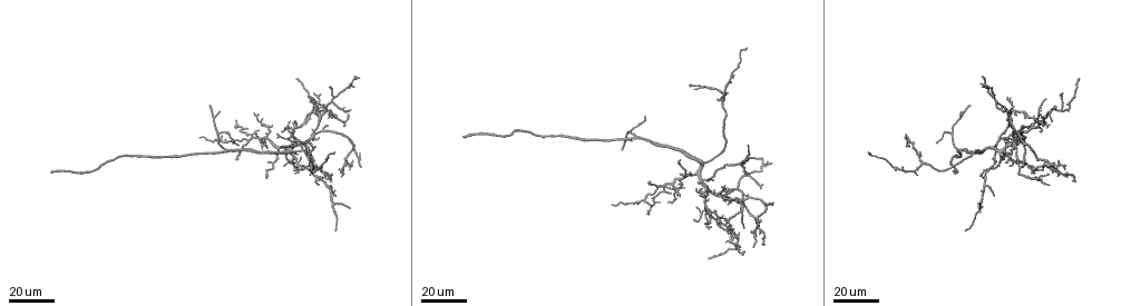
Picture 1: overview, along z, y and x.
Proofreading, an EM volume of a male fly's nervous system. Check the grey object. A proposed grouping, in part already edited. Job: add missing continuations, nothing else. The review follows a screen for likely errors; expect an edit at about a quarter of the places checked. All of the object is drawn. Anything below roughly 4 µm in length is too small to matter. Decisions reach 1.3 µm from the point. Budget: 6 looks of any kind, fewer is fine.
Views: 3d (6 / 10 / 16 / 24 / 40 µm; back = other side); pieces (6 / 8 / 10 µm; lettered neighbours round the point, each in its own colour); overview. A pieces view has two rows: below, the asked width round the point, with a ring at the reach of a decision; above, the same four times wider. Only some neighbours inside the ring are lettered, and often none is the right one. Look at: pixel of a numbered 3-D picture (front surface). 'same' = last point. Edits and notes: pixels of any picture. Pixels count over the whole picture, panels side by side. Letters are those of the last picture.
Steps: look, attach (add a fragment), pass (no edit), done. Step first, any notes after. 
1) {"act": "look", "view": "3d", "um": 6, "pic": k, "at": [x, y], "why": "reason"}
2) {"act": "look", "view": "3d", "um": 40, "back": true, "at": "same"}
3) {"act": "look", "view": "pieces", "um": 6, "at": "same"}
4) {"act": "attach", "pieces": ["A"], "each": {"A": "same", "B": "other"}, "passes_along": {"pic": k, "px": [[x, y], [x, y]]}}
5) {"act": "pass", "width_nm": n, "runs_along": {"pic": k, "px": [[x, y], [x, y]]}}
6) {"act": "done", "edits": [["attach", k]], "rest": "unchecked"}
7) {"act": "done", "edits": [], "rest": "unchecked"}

{"act": "look", "view": "3d", "um": 40, "pic": 1, "at": [966, 229], "why": "thin end"}

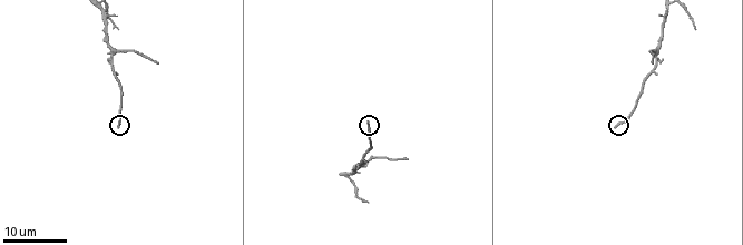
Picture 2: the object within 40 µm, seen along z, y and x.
{"act": "look", "view": "pieces", "um": 10, "pic": 2, "at": [366, 121]}

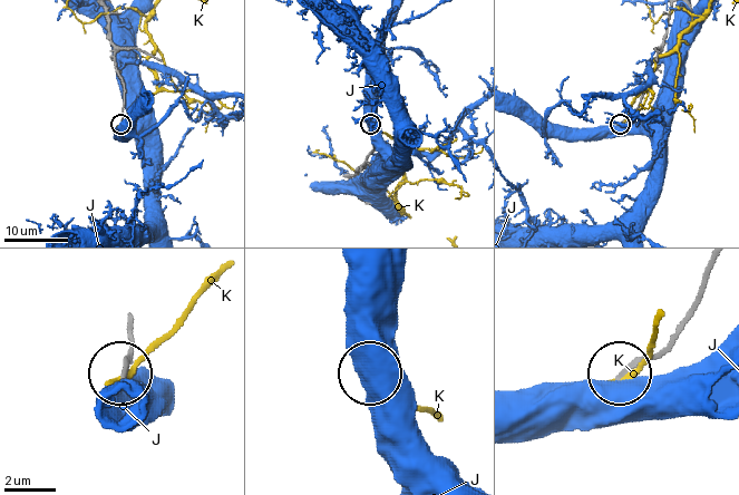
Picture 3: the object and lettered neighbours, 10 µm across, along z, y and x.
{"act": "pass", "width_nm": 170, "each": {"J": "other", "K": "other"}, "runs_along": {"pic": 3, "px": [[709, 272], [688, 323], [662, 349], [637, 358], [620, 372]]}, "found": "none of them fits"}

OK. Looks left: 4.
{"act": "look", "view": "3d", "um": 24, "pic": 1, "at": [1025, 125], "why": "tapers out"}

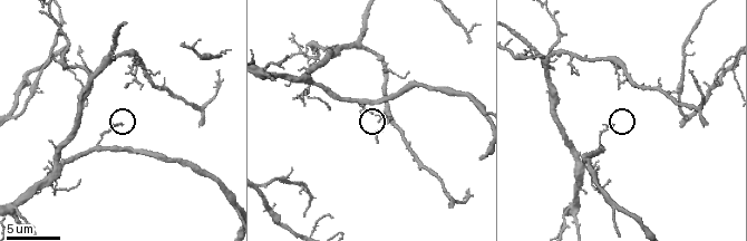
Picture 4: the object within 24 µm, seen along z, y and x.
{"act": "look", "view": "pieces", "um": 8, "pic": 4, "at": [372, 111]}

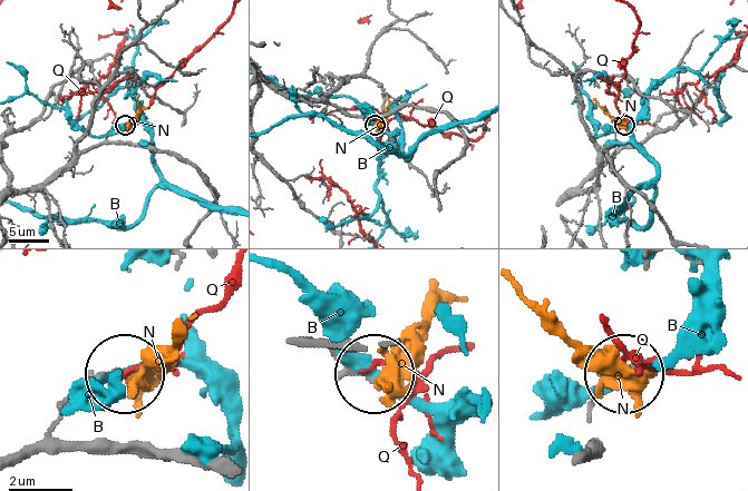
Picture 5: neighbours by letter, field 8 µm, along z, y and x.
{"act": "pass", "each": {"B": "other", "N": "other", "Q": "other"}, "found": "no lettered fragment goes on from it"}

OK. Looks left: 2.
{"act": "look", "view": "pieces", "um": 8, "pic": 4, "at": [448, 205], "why": "an open end"}

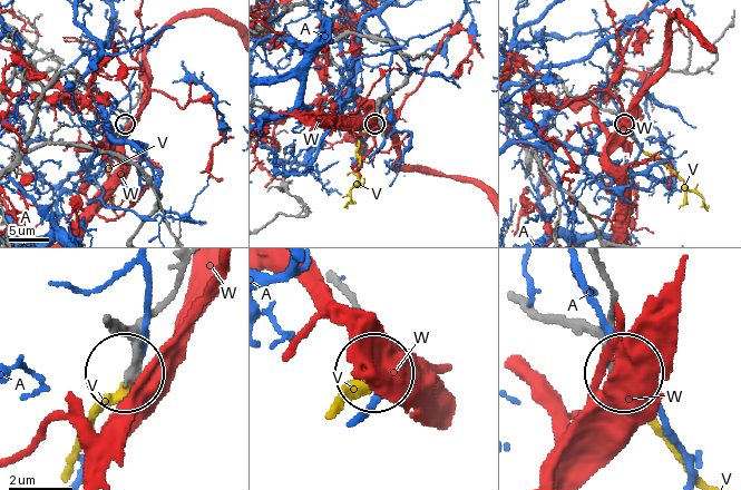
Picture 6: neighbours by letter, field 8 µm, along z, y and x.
{"act": "attach", "pieces": ["V"], "each": {"A": "other", "V": "same", "W": "other"}, "passes_along": {"pic": 6, "px": [[605, 108], [698, 194], [708, 209]]}, "found": "it goes on there"}

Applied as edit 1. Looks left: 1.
{"act": "done", "edits": [["attach", 6]], "rest": "unchecked"}

